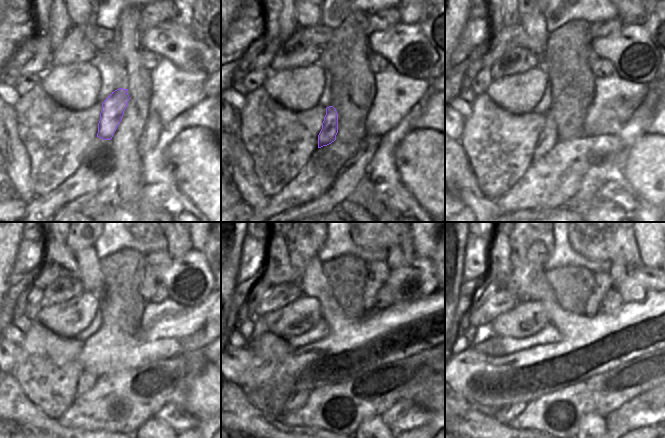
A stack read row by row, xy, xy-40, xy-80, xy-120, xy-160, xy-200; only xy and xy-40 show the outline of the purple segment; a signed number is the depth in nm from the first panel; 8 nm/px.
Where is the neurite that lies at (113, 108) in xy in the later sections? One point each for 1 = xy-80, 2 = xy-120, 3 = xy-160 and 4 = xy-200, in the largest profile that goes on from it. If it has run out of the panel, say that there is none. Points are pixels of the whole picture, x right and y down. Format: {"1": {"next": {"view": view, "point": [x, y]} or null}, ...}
{"1": {"next": {"view": "xy-80", "point": [549, 136]}}, "2": {"next": {"view": "xy-120", "point": [86, 381]}}, "3": {"next": {"view": "xy-160", "point": [296, 400]}}, "4": {"next": {"view": "xy-200", "point": [505, 415]}}}

